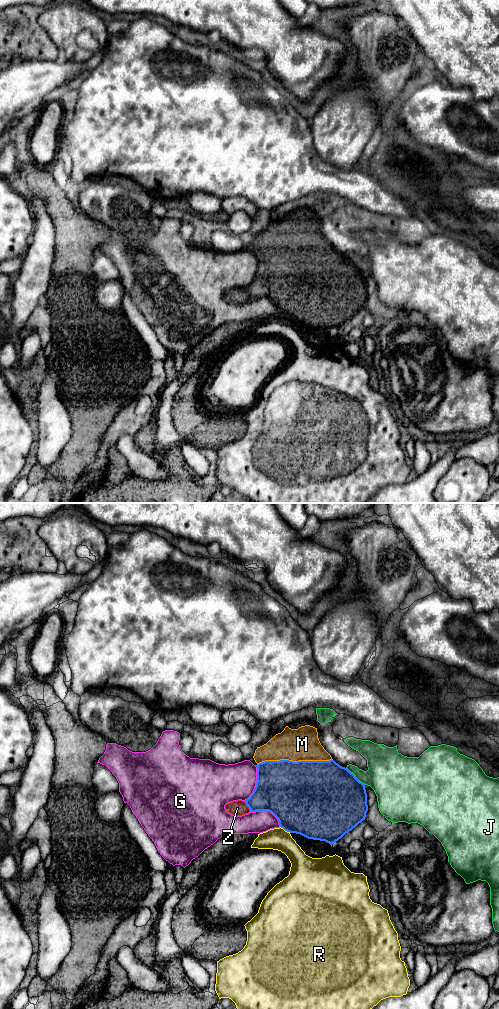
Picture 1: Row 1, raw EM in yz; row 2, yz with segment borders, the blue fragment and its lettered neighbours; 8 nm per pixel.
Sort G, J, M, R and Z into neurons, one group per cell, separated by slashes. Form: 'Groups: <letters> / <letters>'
Groups: G / J / M Z / R

